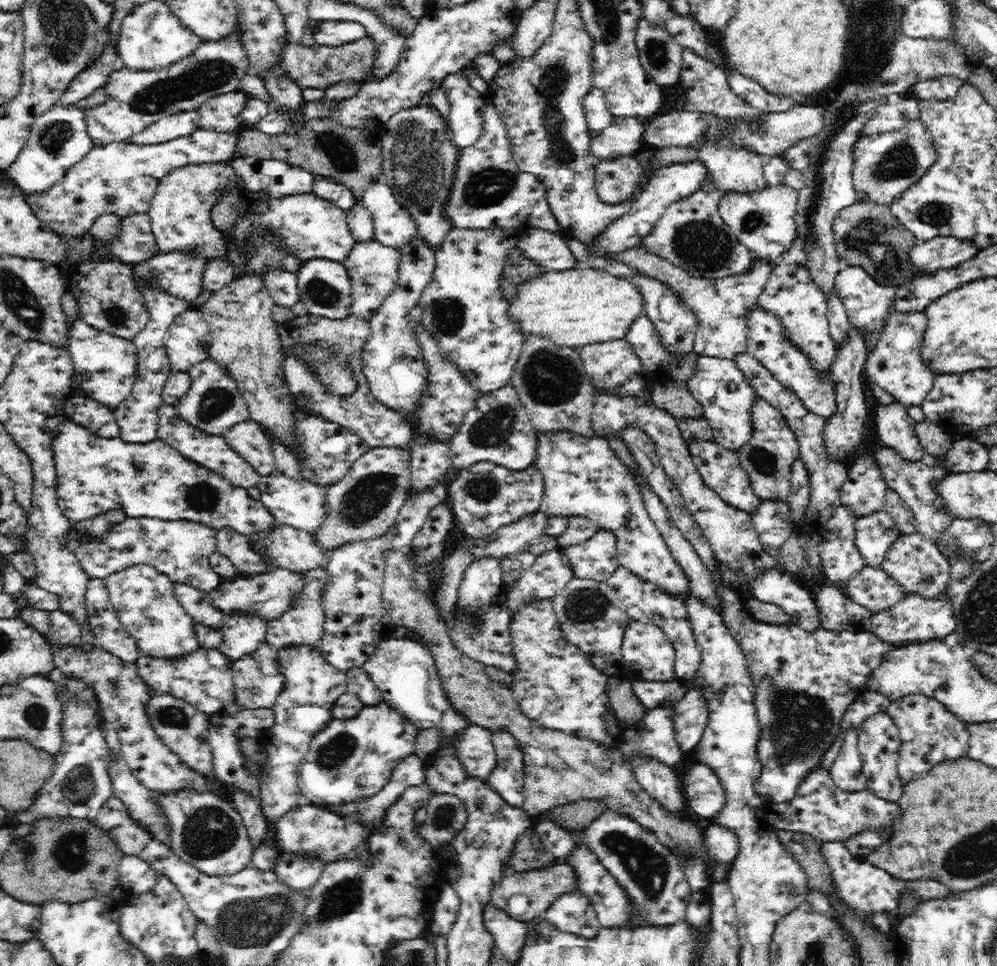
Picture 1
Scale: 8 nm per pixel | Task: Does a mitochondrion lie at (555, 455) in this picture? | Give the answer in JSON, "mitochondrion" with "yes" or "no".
{"mitochondrion":"no"}

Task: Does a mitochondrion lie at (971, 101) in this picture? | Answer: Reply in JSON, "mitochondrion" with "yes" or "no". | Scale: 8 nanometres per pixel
{"mitochondrion":"no"}

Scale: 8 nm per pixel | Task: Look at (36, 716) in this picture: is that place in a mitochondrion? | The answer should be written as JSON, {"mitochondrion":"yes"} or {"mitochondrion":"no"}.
{"mitochondrion":"yes"}

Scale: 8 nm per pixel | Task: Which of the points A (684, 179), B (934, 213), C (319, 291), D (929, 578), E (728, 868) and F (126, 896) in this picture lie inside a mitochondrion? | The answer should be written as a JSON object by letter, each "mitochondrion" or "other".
{"A":"other","B":"mitochondrion","C":"mitochondrion","D":"mitochondrion","E":"other","F":"other"}

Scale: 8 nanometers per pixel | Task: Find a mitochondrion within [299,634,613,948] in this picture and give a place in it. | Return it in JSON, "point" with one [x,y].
{"point":[344,895]}

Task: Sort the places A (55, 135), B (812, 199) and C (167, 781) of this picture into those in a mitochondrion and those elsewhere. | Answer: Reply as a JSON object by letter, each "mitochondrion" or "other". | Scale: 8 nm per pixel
{"A":"mitochondrion","B":"mitochondrion","C":"other"}

